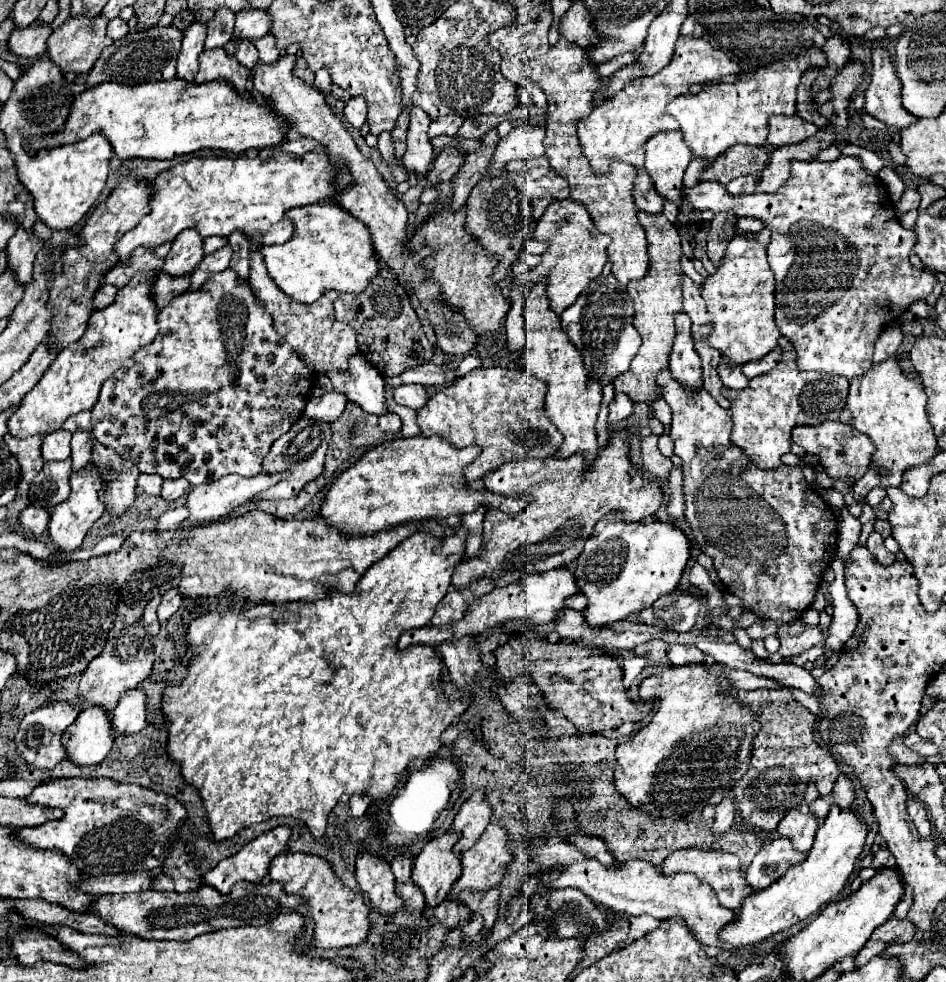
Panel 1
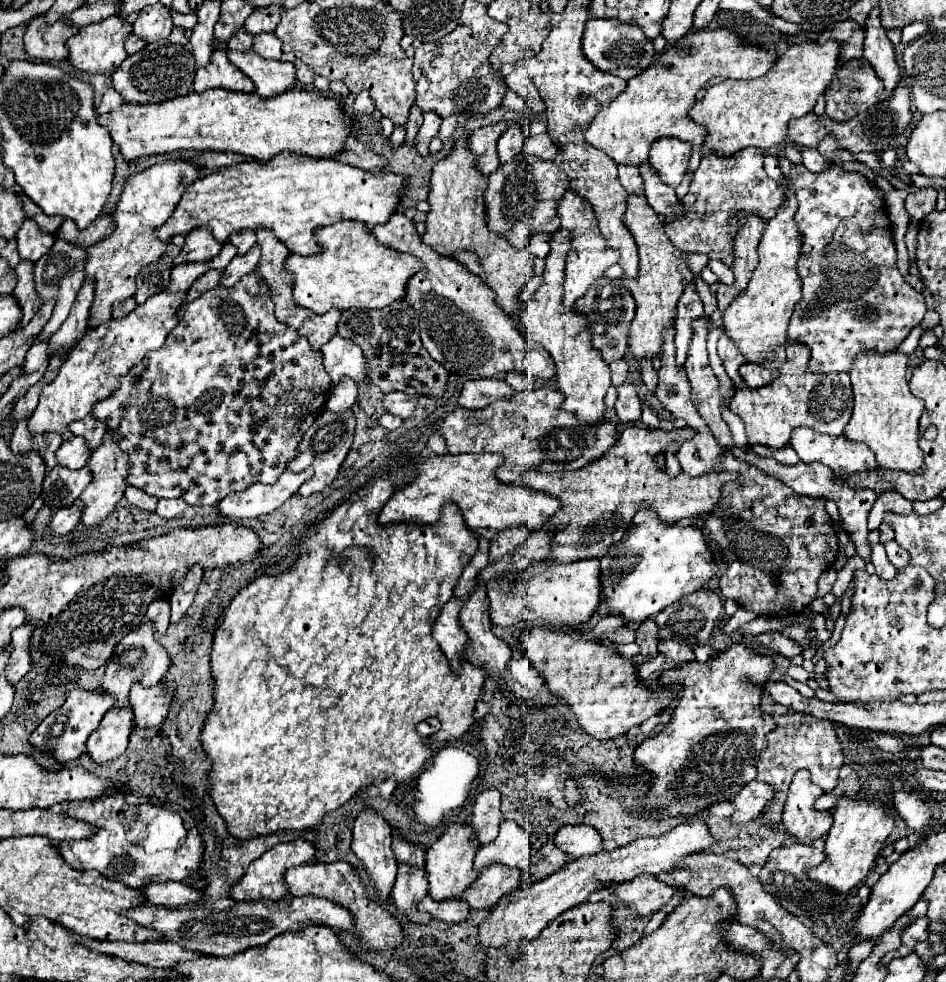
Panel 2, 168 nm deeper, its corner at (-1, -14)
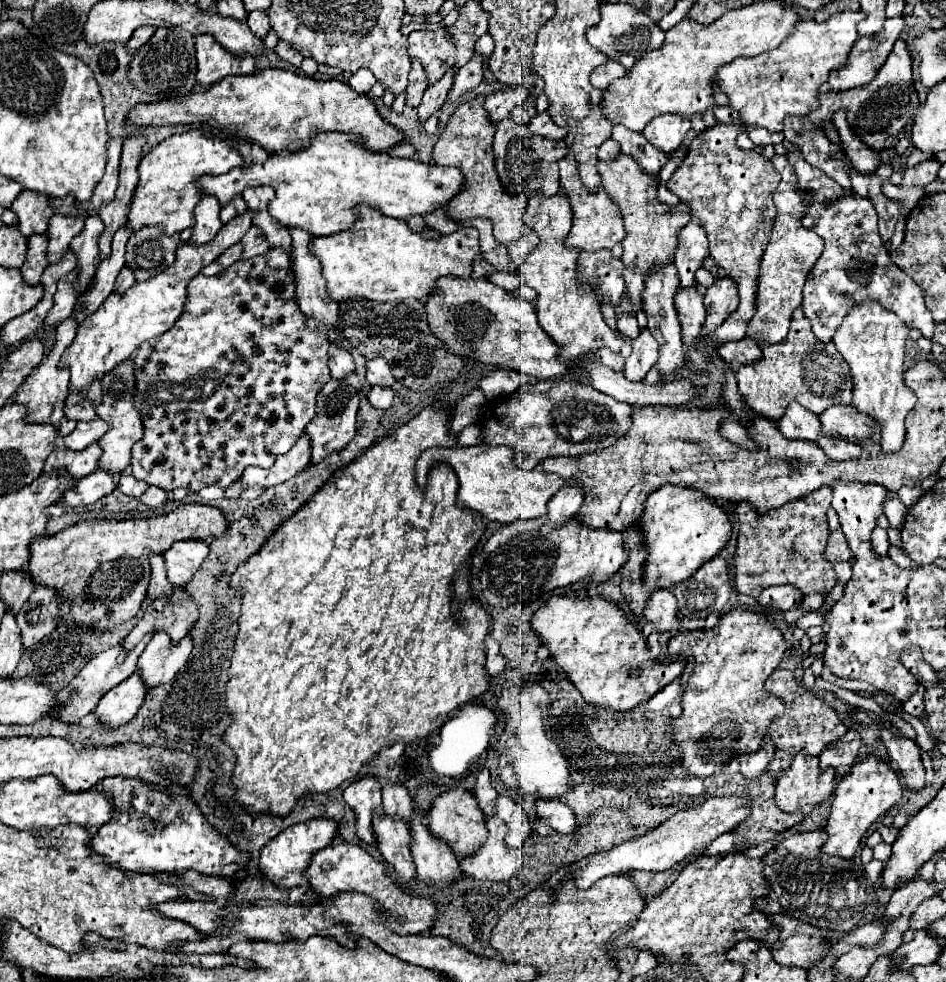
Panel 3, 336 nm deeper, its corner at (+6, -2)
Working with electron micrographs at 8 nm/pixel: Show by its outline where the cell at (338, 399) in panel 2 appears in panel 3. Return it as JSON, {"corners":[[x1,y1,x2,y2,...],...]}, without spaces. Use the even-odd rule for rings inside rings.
{"corners":[[330,346,330,370,332,378,346,378,350,372,354,372,354,360,348,350,342,346]]}

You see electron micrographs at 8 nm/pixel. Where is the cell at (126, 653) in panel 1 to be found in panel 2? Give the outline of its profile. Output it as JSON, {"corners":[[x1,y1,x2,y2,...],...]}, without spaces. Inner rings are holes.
{"corners":[[147,622,147,624,141,624,141,626,133,628,117,644,117,650,113,650,113,654,111,654,109,662,107,662,107,670,103,674,101,690,107,692,107,694,113,694,115,696,115,706,123,708,127,704,129,690,131,690,131,686,135,682,139,682,141,686,155,686,155,684,161,682,167,668,169,668,169,656,167,656,165,648,157,642,153,626]]}

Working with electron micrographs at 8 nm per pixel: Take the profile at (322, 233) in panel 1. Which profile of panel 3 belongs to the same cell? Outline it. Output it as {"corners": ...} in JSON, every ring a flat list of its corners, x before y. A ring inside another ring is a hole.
{"corners":[[358,206,360,220,344,232,326,238,314,238,312,254,322,262,322,274,332,300,366,298,374,302,392,300,428,300,436,294,436,280,442,276,470,278,474,256,480,254,476,228,460,228,452,234,426,238,412,232,404,220,394,220,374,206]]}

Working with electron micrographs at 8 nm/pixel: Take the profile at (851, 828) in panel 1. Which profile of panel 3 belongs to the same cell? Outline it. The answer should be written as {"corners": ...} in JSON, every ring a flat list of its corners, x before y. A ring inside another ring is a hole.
{"corners":[[878,756,860,758,856,766,850,770,850,774,846,774,838,782,830,818,824,828,828,832,828,840,822,846,822,852,832,856,842,856,842,858,852,858,860,846,864,832,886,810,890,810,896,802,900,802,900,798,902,798,902,786,900,786,898,772,884,758,878,758]]}

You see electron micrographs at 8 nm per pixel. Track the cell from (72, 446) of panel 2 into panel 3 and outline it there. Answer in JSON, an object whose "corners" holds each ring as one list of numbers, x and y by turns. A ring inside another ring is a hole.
{"corners":[[100,418,90,420,90,422,78,422,76,430,64,438,64,444,70,450,84,450,92,442,98,442,102,434,106,434,106,430,110,430,110,424,102,422]]}

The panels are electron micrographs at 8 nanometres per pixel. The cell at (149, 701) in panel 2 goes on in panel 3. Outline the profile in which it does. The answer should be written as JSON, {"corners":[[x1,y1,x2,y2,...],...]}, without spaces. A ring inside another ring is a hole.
{"corners":[[166,632,154,634,138,660,138,668,142,670,142,678,148,684,148,688,170,682,176,676,176,672,186,664,190,652,192,638,188,634,176,644,168,638]]}

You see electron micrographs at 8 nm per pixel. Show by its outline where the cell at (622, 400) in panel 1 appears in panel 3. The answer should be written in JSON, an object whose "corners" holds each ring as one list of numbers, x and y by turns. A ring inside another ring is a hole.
{"corners":[[648,328,640,330,640,336,632,342,632,354,626,358,624,376,632,382,644,380,646,372,658,362,658,342]]}

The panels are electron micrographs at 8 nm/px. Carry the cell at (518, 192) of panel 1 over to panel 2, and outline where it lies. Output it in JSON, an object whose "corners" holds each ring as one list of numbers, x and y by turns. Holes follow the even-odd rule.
{"corners":[[517,154,513,160,501,164,491,176,485,190,485,218,491,232,507,238,511,246,525,248,527,240,535,232,557,232,557,204,565,196,569,180,559,166,551,160,539,160,535,156]]}

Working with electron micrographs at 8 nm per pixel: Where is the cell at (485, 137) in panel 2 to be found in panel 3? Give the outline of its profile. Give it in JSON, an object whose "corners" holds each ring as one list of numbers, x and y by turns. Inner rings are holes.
{"corners":[[508,86,504,90,490,94,484,102,484,108,490,114,490,120,498,124,502,118,506,118,506,114,512,112,514,106,522,104,526,98,528,98,528,90,524,86]]}

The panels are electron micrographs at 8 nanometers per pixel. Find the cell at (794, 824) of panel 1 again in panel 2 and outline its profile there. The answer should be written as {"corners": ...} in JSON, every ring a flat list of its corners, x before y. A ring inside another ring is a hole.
{"corners":[[801,770,795,774,783,812,783,826,795,840,819,840,829,832,829,826,833,822,831,814,823,814,813,808,815,800,821,794,823,790,809,780,809,772]]}

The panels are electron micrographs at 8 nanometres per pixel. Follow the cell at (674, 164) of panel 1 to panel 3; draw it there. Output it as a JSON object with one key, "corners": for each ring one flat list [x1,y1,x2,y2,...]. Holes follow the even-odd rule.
{"corners":[[660,114,642,130,642,134,652,146,670,154,682,144,682,138,688,130,690,118,678,118,678,114]]}

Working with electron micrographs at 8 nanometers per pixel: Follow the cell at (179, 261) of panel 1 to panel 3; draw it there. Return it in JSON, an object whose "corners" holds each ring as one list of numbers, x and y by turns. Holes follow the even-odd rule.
{"corners":[[202,198,194,210,196,216,196,224,194,224,194,234,190,238,190,242,194,244,206,244,210,242,218,230,222,228,220,222,220,210,222,206,218,206,218,198]]}

